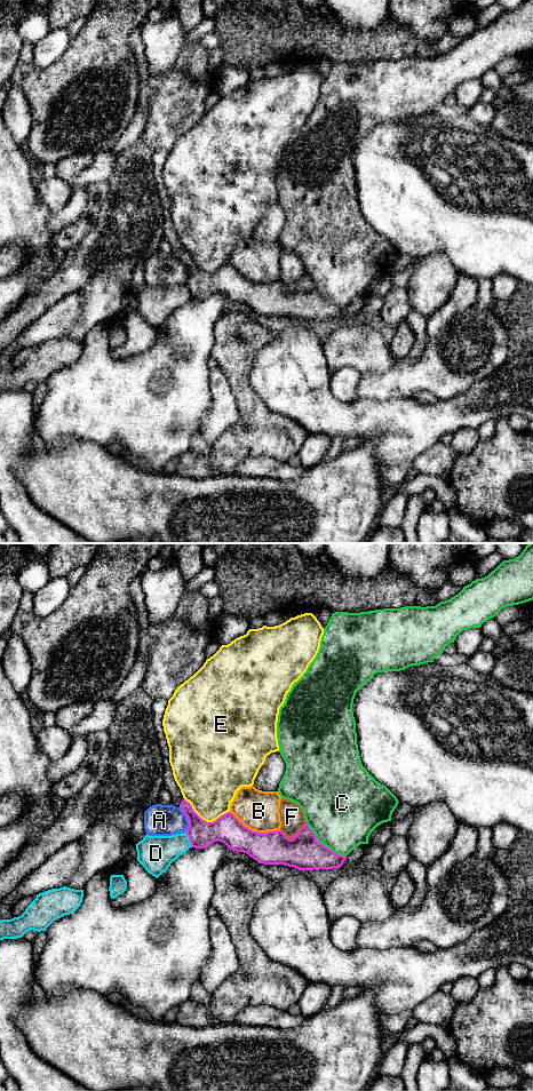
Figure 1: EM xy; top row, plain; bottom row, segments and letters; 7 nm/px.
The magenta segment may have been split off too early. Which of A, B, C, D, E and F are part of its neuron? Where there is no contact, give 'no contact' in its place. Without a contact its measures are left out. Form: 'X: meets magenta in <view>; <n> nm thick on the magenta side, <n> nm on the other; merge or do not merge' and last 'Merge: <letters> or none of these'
A: meets magenta in xy; 190 nm thick on the magenta side, 220 nm on the other; do not merge
B: meets magenta in xy; 240 nm thick on the magenta side, 280 nm on the other; do not merge
C: meets magenta in xy; 240 nm thick on the magenta side, 460 nm on the other; do not merge
D: meets magenta in xy; 190 nm thick on the magenta side, 240 nm on the other; do not merge
E: meets magenta in xy; 200 nm thick on the magenta side, 380 nm on the other; do not merge
F: meets magenta in xy; 240 nm thick on the magenta side, 170 nm on the other; do not merge
Merge: none of these

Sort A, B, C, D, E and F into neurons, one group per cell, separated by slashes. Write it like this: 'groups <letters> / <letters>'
groups A / B / C / D / E / F

